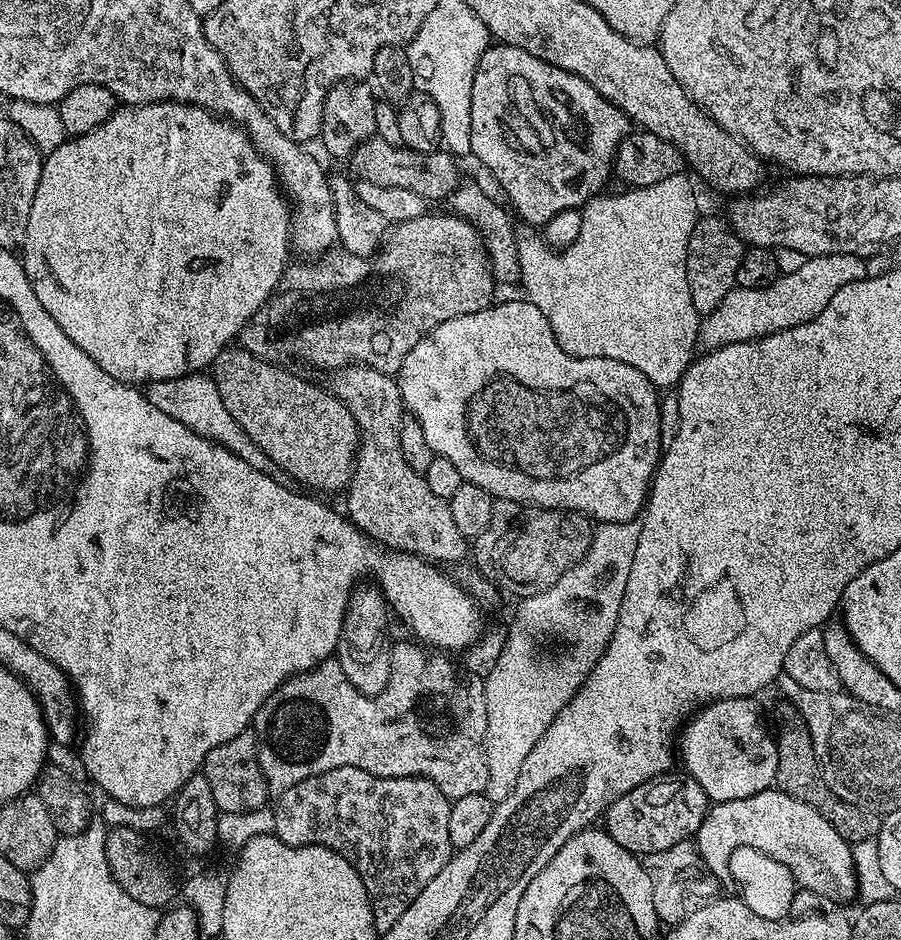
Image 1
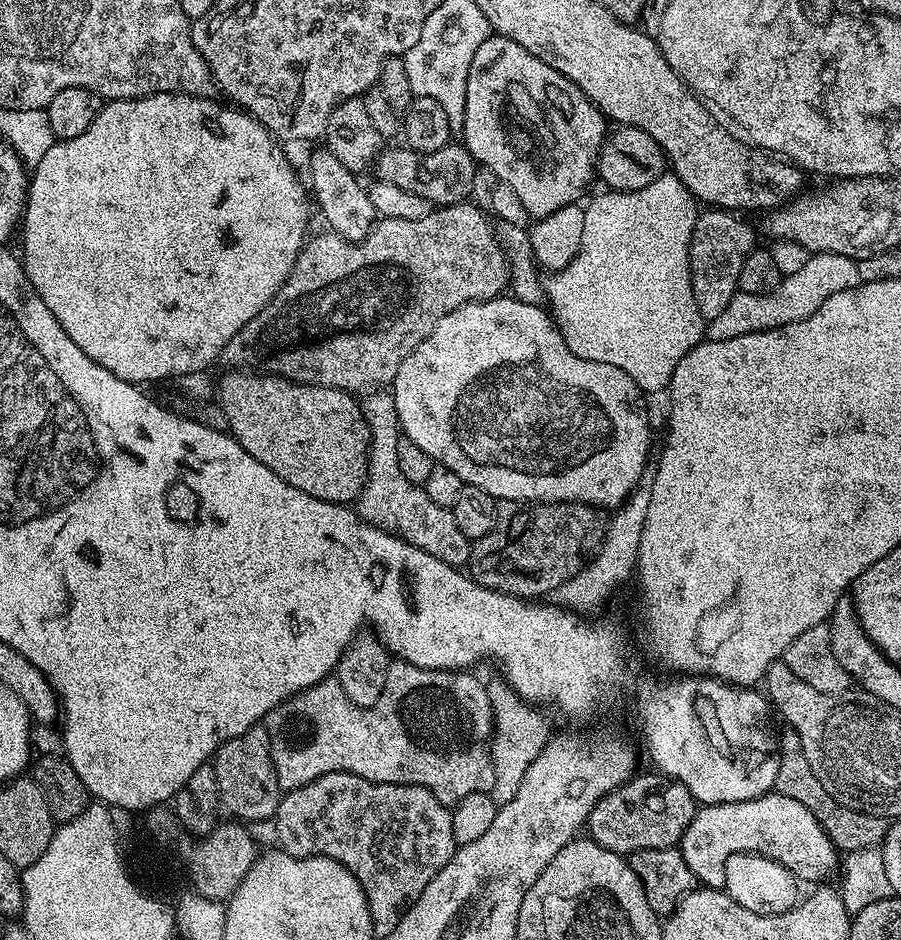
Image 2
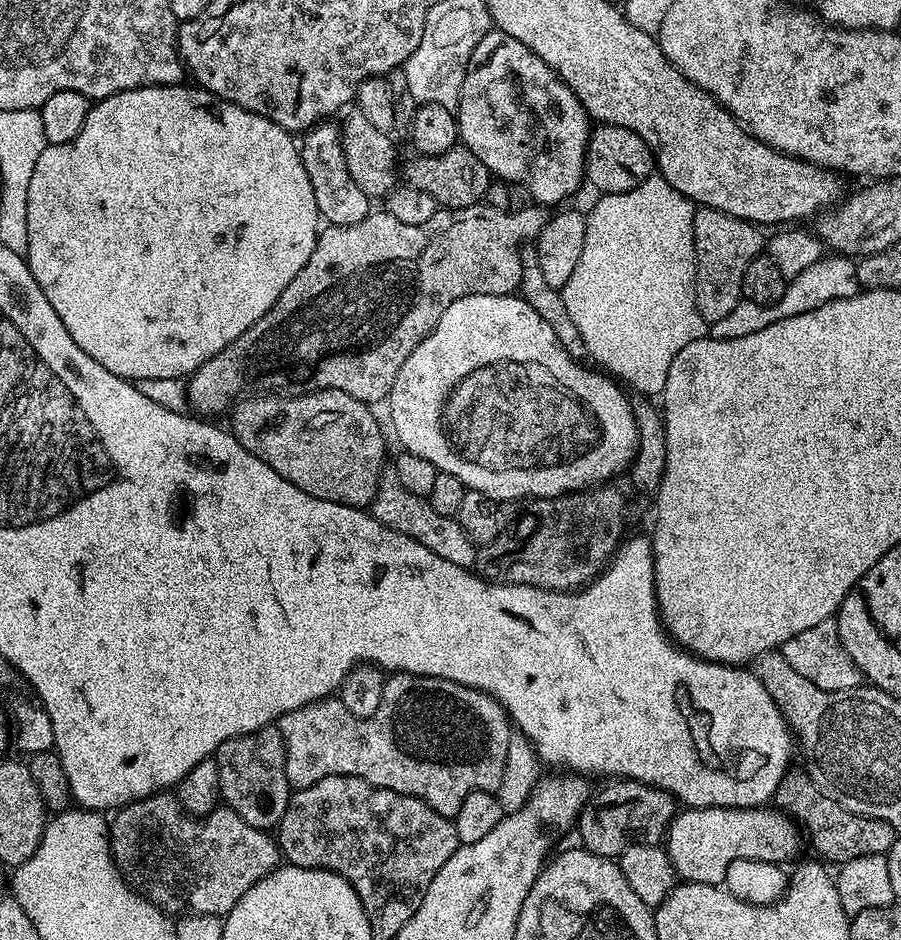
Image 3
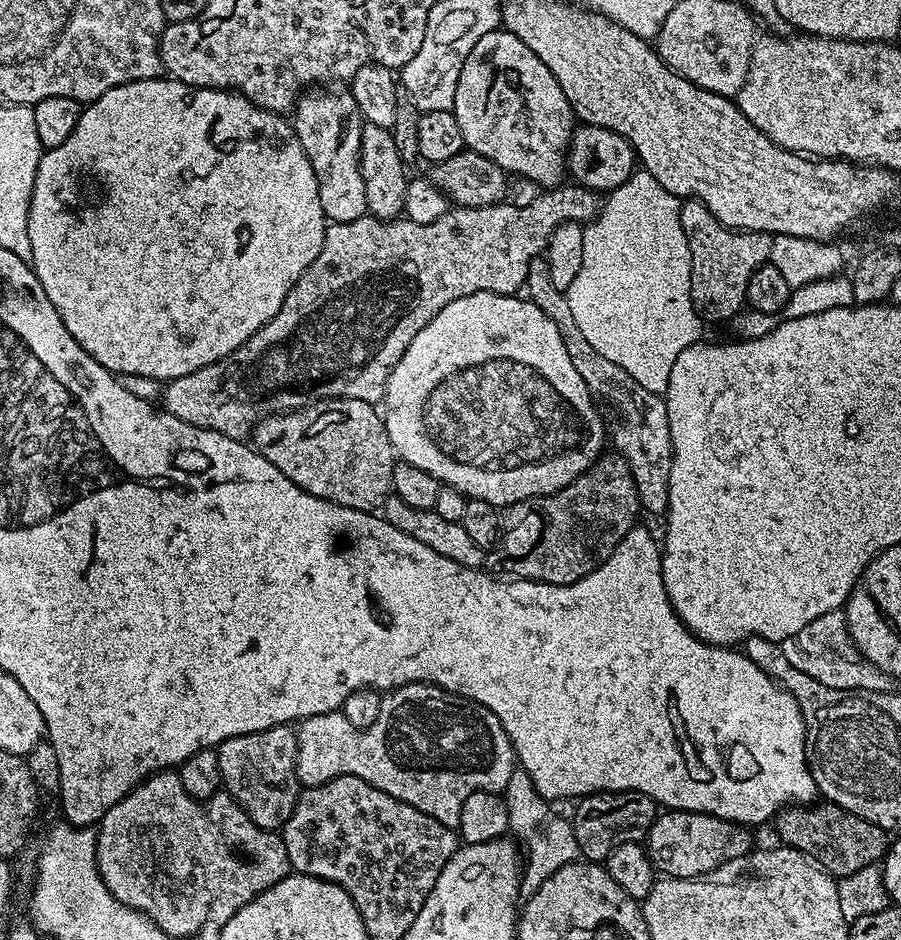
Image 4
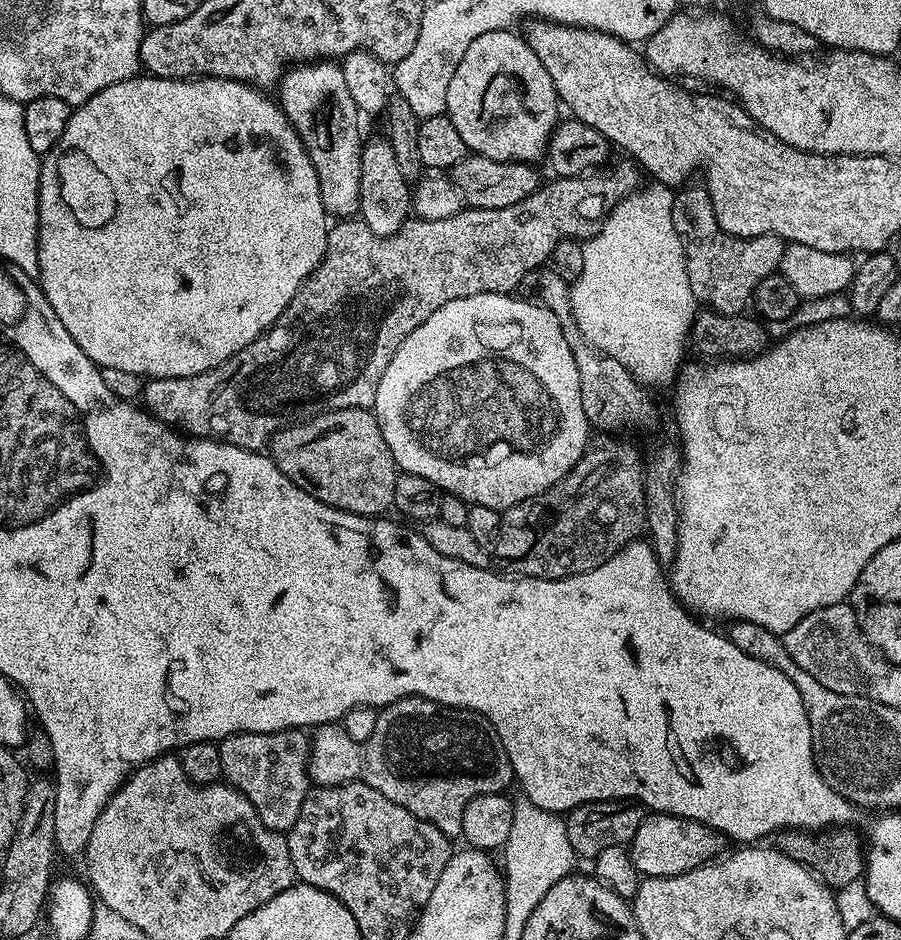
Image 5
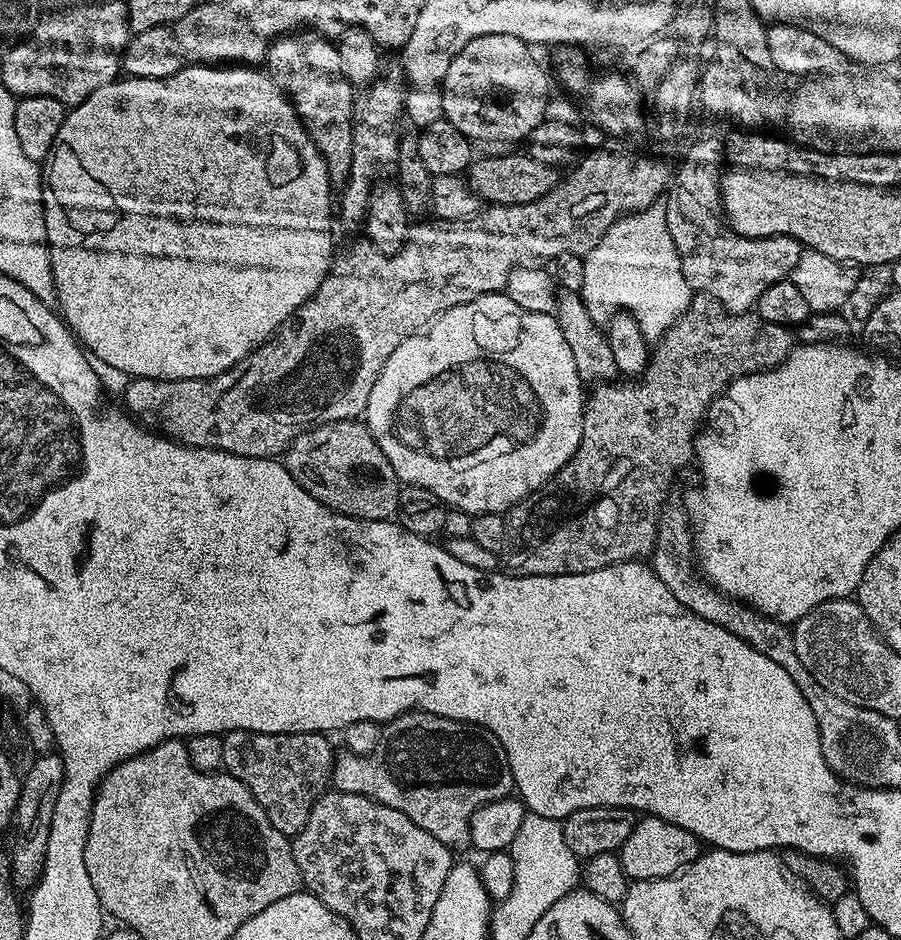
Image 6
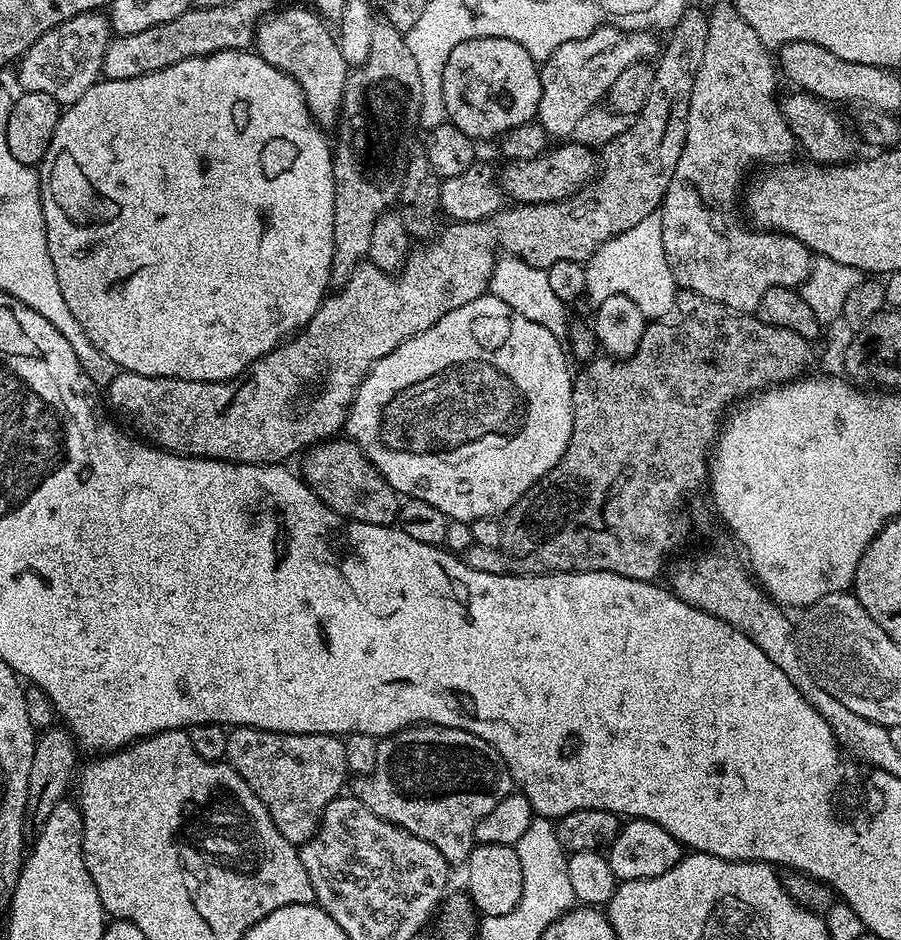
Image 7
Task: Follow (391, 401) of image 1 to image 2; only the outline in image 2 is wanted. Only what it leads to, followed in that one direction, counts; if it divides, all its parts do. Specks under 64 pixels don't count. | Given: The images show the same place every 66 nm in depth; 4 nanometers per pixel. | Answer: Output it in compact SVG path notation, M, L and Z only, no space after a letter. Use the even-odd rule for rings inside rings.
M373 390L363 397L362 407L369 424L371 444L368 450L368 476L364 489L354 501L355 511L370 526L402 538L410 542L410 546L418 546L418 550L426 550L426 554L442 558L442 562L450 566L460 568L467 565L472 558L473 541L468 540L462 530L458 530L452 510L430 502L423 487L410 482L410 478L402 474L402 466L398 466L398 442L402 433L394 398L387 391Z

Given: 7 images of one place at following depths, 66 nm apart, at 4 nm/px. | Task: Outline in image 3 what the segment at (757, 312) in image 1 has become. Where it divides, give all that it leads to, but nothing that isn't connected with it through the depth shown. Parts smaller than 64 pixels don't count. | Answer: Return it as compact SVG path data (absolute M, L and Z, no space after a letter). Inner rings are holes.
M825 254L814 266L798 274L793 280L787 281L782 298L777 304L759 304L753 300L741 299L726 318L721 318L710 326L710 336L714 340L729 340L742 338L746 334L755 334L758 330L766 330L774 322L782 318L790 318L794 314L806 314L810 310L818 310L831 300L850 298L854 293L861 291L858 282L856 260L839 254Z

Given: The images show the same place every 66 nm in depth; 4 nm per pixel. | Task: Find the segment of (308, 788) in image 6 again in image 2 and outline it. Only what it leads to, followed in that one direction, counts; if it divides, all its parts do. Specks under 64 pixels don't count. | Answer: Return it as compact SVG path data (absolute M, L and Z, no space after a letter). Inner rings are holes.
M257 726L246 730L246 734L238 734L238 738L230 738L216 751L210 763L218 778L218 795L225 813L233 812L236 815L233 817L240 822L275 817L282 790L270 758L270 734L266 734L264 727Z

